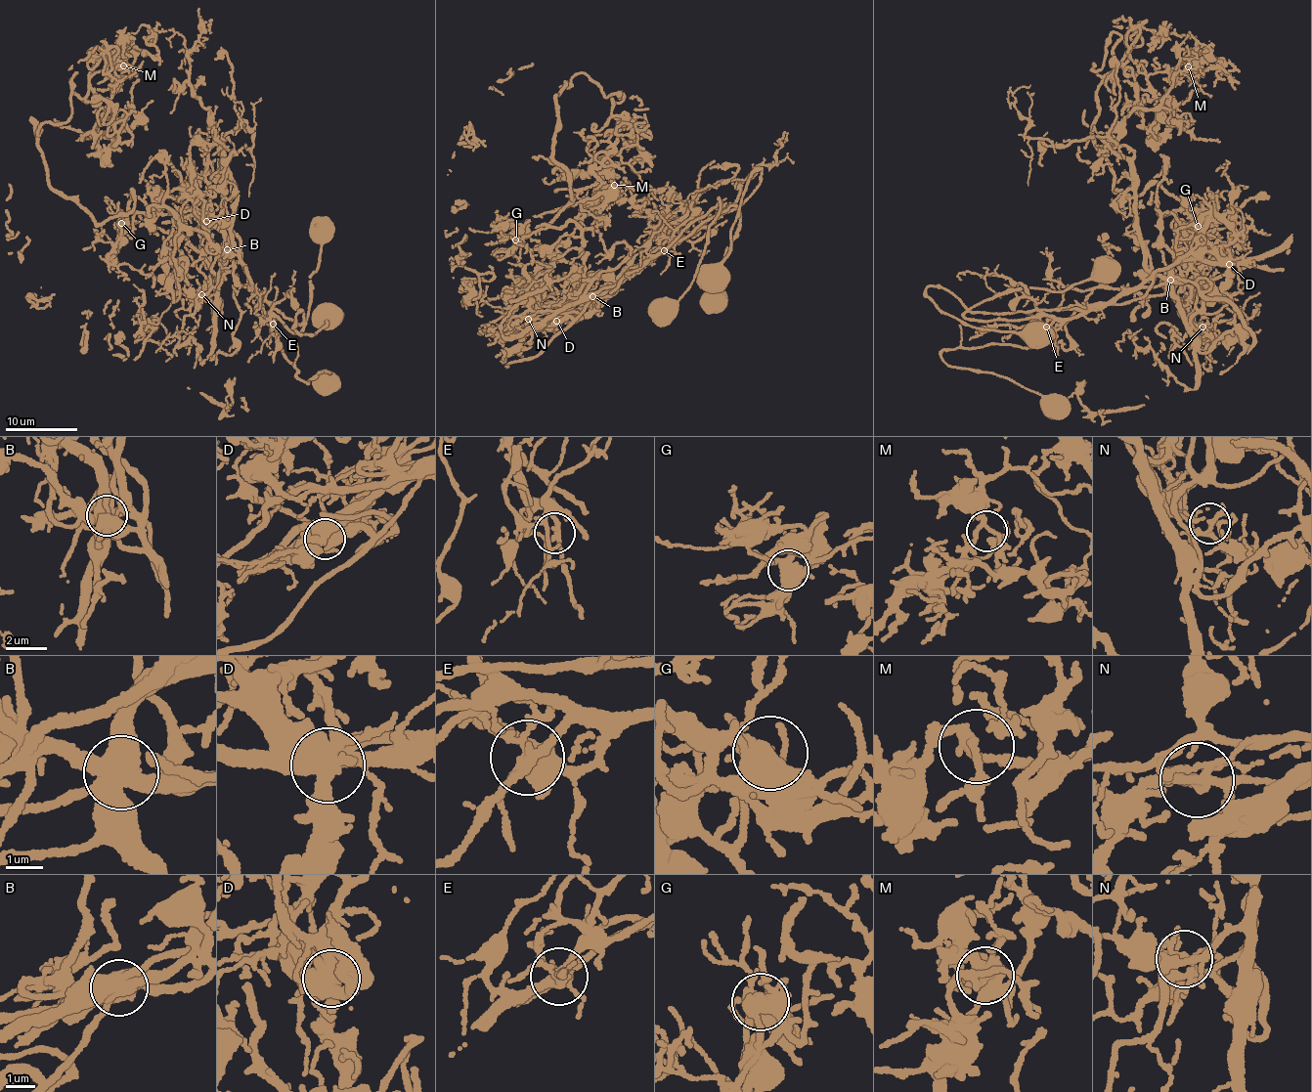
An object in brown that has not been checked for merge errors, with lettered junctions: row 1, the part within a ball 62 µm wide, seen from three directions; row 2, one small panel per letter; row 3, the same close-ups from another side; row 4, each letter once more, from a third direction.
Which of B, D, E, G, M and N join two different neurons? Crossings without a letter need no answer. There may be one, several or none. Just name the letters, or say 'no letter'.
B, D, E, N

